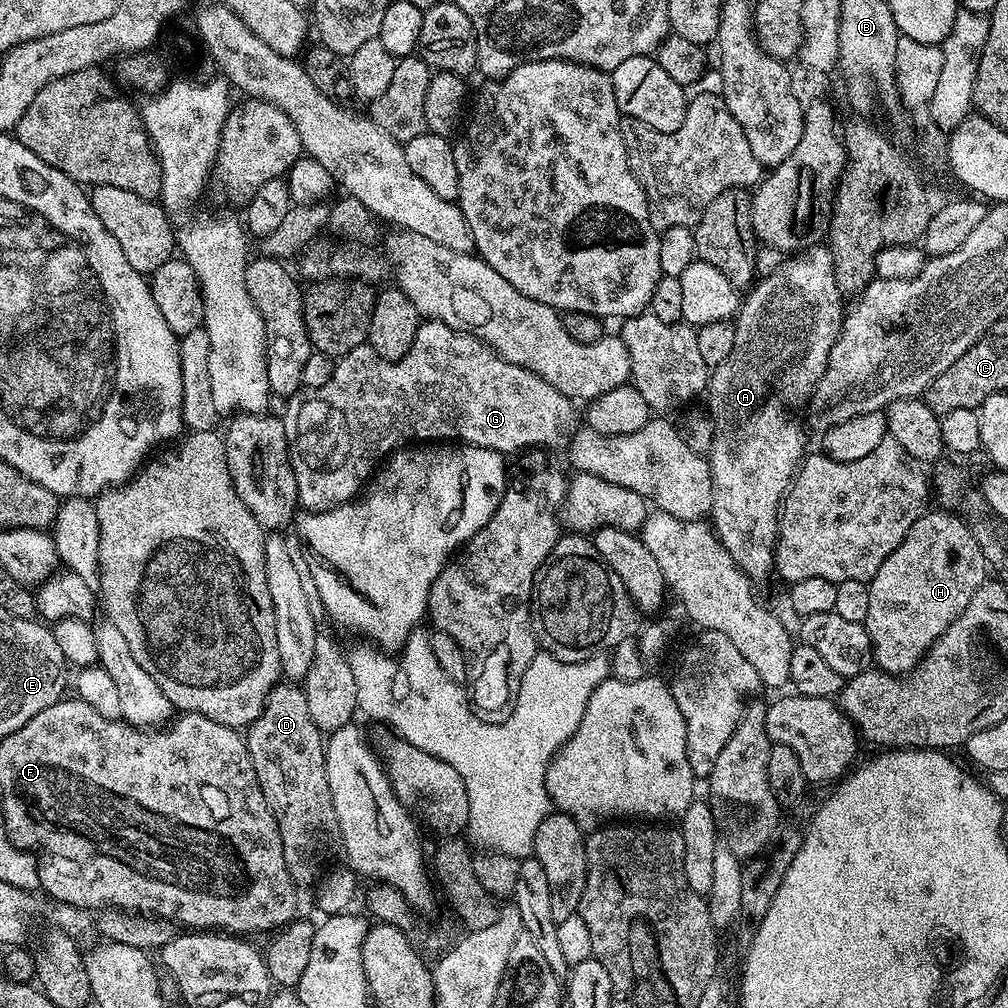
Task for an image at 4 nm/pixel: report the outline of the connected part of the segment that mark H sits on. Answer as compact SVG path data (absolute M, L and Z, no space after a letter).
M929 510L920 516L918 522L910 526L910 534L906 534L894 554L878 566L868 584L868 609L863 625L872 643L875 667L881 672L899 677L911 672L940 635L960 617L962 610L966 610L966 602L974 598L974 590L978 590L989 575L990 569L982 550L978 550L971 527L959 515L953 515Z

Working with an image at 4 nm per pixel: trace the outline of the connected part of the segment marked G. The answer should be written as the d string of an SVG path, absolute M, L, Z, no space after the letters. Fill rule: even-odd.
M425 319L421 323L418 334L414 334L414 346L406 350L402 359L383 360L374 354L372 347L367 342L358 345L350 354L339 357L332 365L331 379L324 386L317 388L301 387L299 392L287 397L288 409L282 412L284 429L286 430L286 442L288 443L288 457L290 466L294 470L294 482L298 486L296 499L301 509L309 512L325 512L327 508L336 508L340 504L346 504L356 499L362 489L367 485L370 477L377 471L378 465L393 452L411 445L413 442L459 442L462 444L477 444L480 448L489 448L501 454L516 452L519 448L532 448L535 444L545 444L548 448L563 449L571 440L578 427L576 421L577 405L568 396L563 396L550 382L538 378L538 374L530 374L522 366L514 366L506 362L486 342L474 338L465 332L454 330L437 320Z

